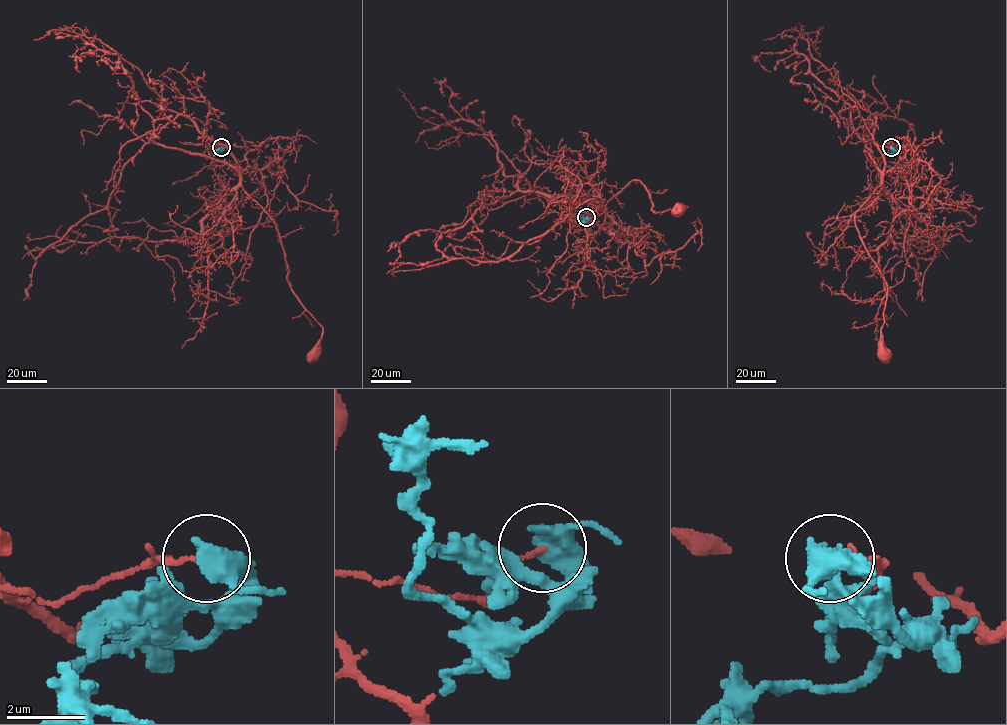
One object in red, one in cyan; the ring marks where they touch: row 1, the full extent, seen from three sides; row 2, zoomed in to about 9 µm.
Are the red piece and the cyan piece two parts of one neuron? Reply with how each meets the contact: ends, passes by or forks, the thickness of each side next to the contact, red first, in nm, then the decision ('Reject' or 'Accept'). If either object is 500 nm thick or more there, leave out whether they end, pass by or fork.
Thickness 120 nm (red) against 500 nm. Reject

